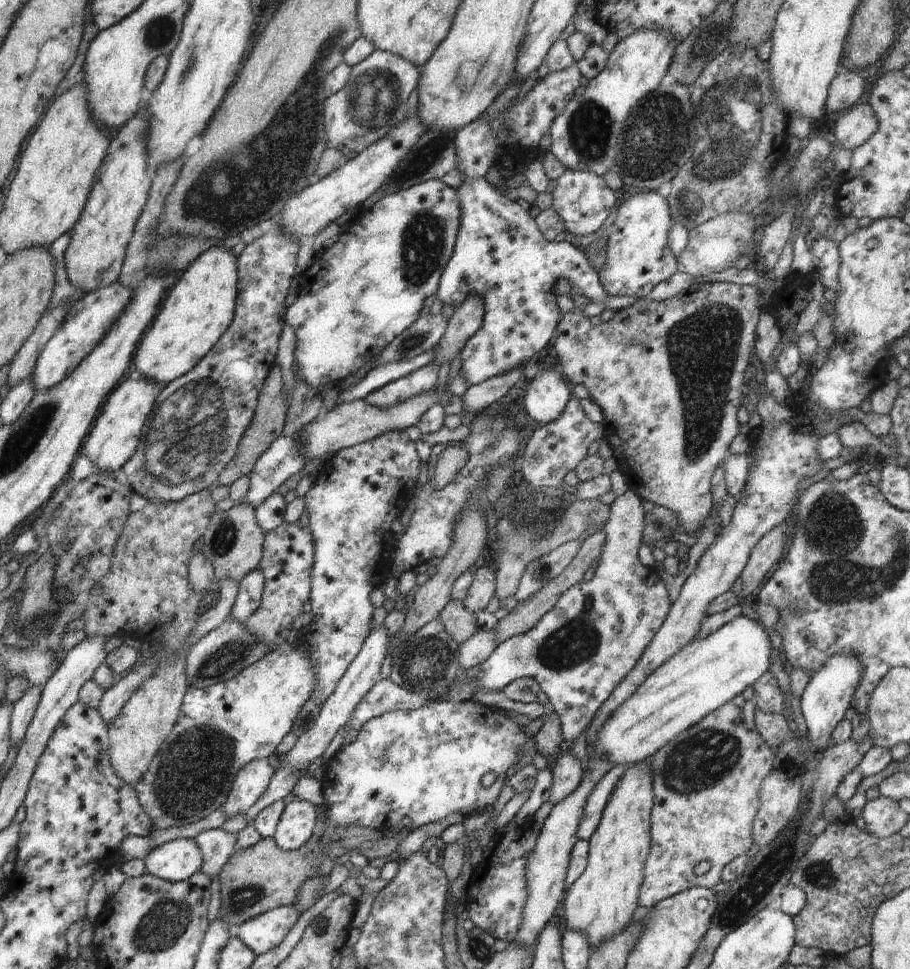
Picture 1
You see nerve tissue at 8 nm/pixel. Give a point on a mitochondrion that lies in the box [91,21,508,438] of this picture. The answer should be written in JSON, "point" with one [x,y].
{"point":[274,161]}

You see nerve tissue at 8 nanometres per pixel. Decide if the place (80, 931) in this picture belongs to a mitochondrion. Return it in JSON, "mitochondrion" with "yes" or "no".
{"mitochondrion":"no"}

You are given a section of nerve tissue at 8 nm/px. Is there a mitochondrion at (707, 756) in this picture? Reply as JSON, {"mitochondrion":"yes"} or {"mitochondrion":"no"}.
{"mitochondrion":"yes"}

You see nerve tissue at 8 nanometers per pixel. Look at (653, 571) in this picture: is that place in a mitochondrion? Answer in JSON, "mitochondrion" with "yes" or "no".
{"mitochondrion":"no"}

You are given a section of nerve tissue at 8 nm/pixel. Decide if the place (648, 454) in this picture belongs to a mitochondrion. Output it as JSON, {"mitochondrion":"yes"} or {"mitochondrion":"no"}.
{"mitochondrion":"no"}

